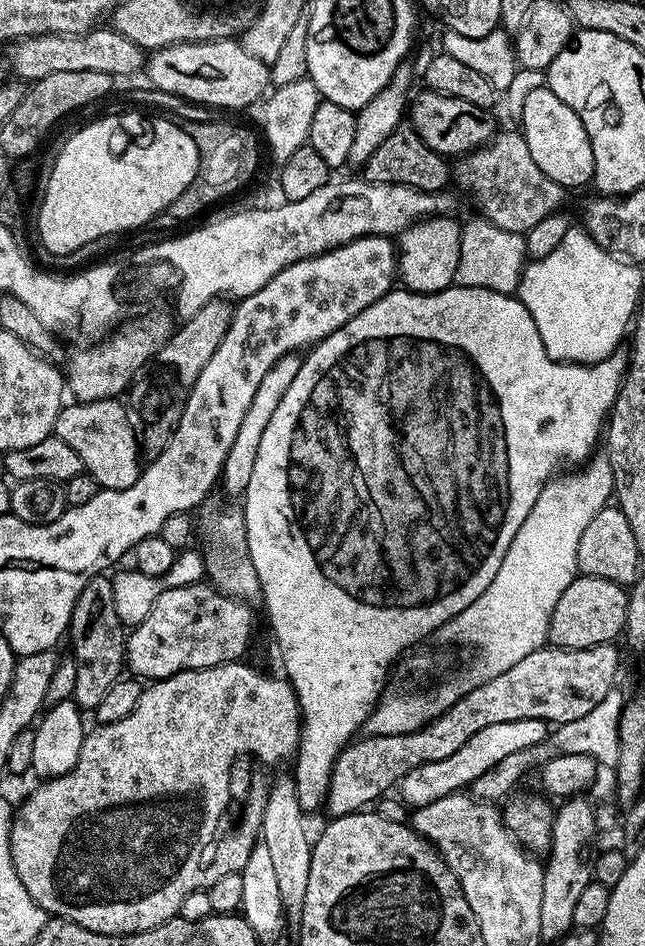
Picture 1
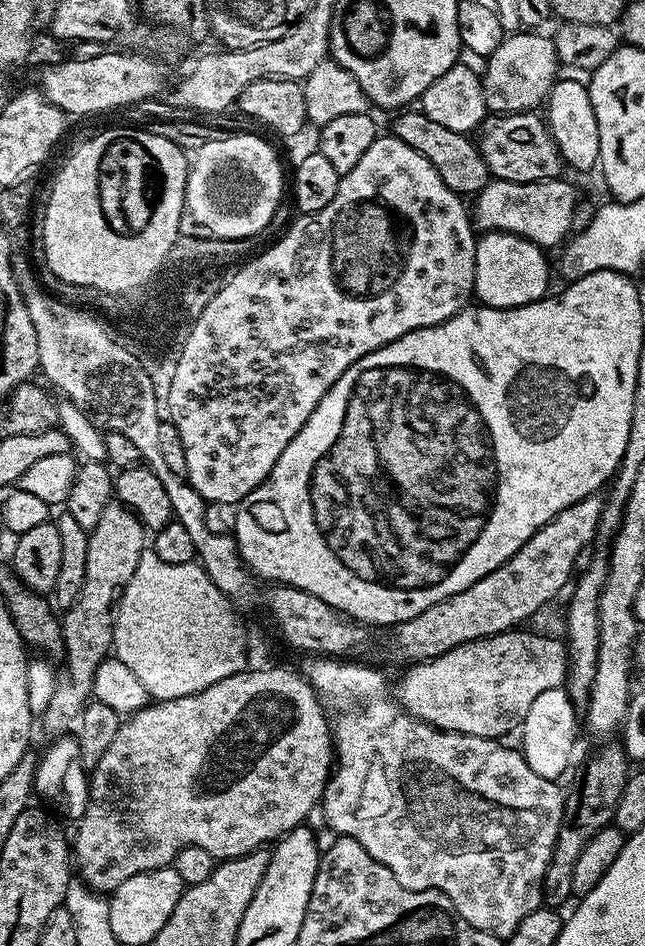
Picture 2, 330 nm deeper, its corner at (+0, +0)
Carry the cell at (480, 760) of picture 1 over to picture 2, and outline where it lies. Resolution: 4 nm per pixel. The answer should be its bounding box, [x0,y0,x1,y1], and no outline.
[520,687,580,780]

